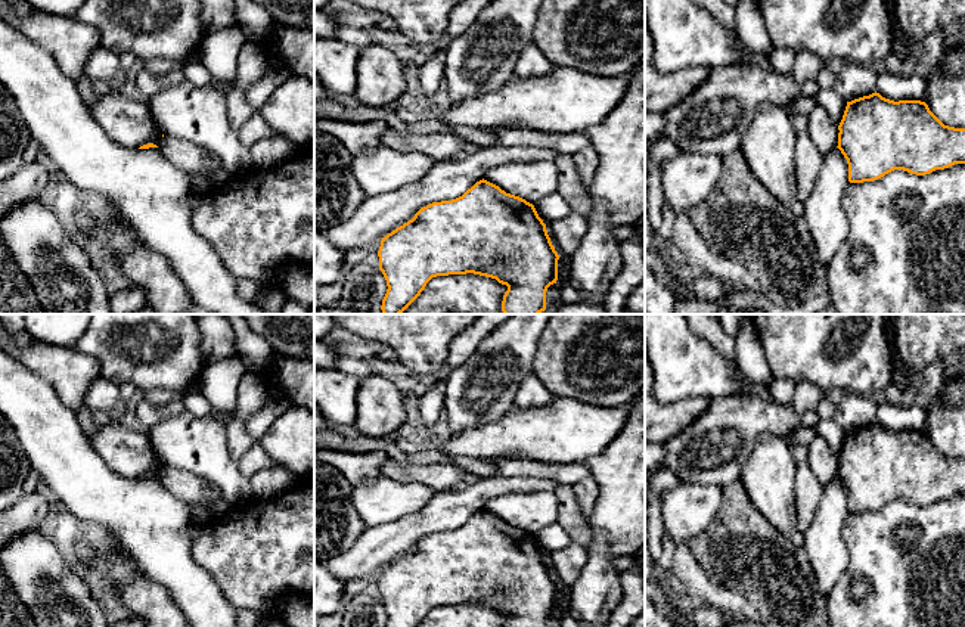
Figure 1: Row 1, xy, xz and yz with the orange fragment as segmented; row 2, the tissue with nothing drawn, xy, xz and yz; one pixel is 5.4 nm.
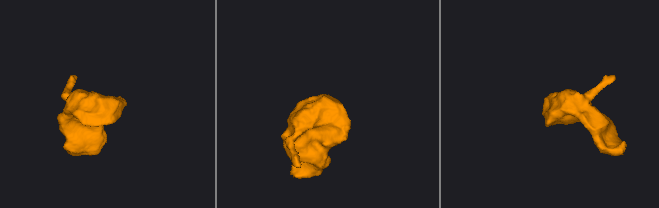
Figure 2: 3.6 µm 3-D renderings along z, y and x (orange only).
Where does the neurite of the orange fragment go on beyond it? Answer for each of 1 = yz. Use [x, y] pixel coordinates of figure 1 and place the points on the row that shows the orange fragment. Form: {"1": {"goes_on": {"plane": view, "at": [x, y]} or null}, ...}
{"1": {"goes_on": null}}

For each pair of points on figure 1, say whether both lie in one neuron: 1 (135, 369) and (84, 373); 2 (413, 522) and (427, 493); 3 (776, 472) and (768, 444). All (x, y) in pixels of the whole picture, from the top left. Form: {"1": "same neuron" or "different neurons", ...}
{"1": "different neurons", "2": "different neurons", "3": "same neuron"}

